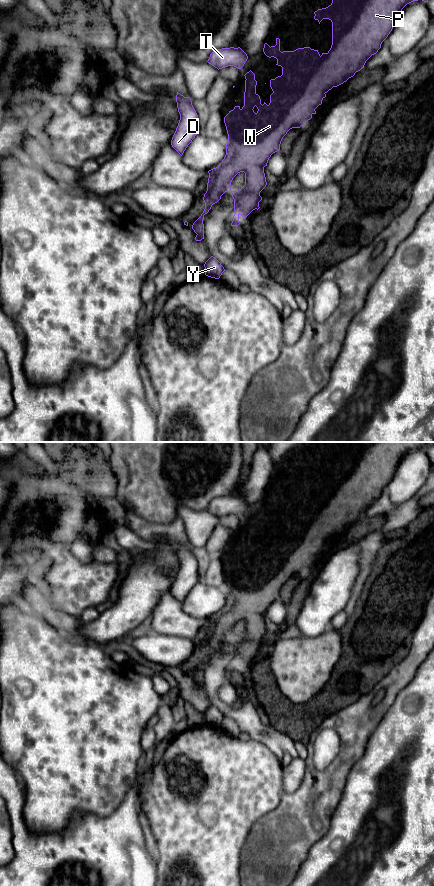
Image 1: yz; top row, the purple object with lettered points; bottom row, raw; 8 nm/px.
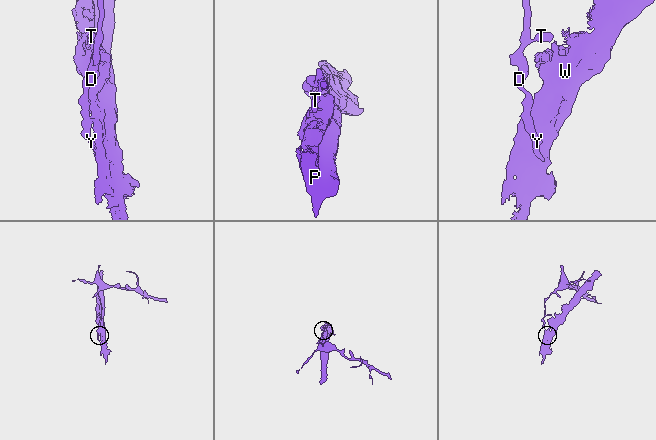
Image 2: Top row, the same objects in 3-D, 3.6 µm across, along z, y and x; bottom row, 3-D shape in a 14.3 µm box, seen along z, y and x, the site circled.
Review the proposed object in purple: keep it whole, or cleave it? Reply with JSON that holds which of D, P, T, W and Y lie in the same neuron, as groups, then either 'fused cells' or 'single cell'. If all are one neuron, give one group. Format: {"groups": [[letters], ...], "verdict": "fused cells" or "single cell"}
{"groups": [["D", "T", "Y"], ["P", "W"]], "verdict": "fused cells"}

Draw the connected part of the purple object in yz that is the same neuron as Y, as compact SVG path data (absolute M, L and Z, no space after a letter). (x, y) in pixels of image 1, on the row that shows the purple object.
M211 256L204 264L205 275L211 278L219 279L225 271L221 263L213 256Z

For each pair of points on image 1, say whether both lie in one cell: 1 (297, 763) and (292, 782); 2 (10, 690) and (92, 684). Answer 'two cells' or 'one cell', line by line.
1: one cell
2: one cell

